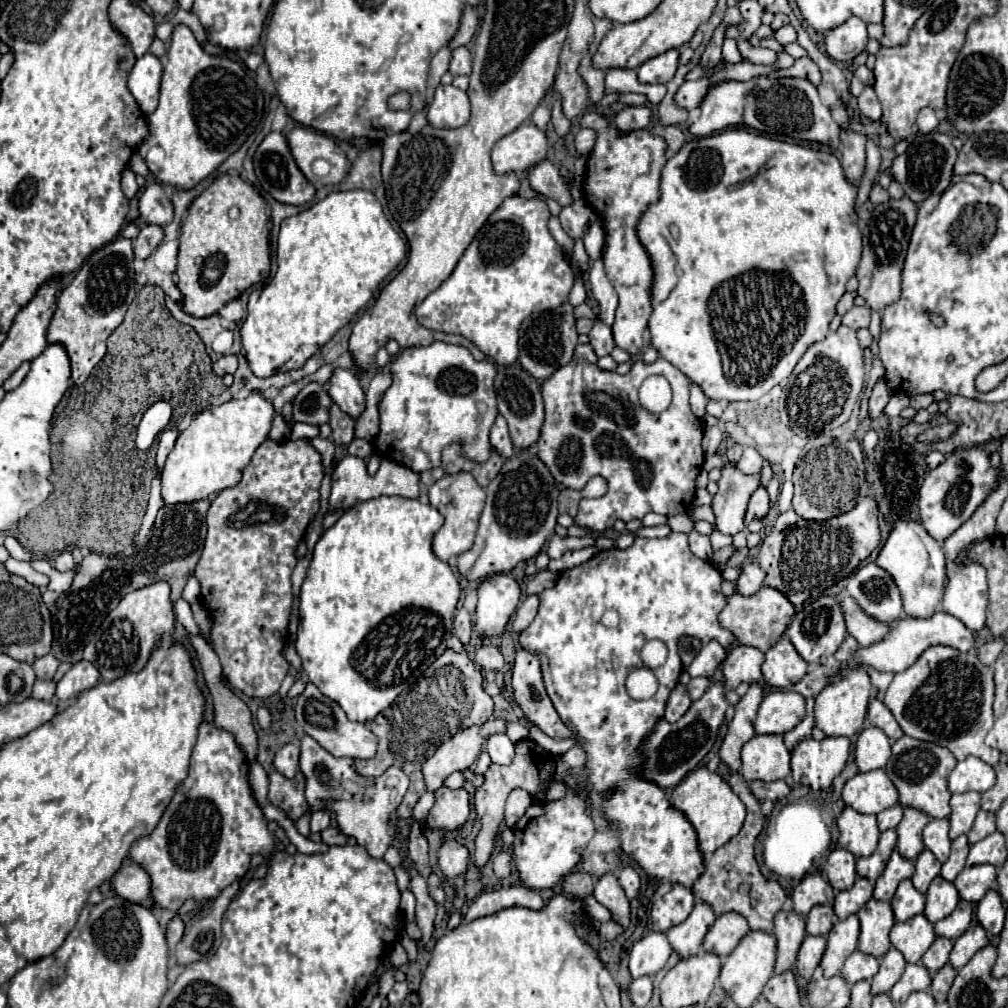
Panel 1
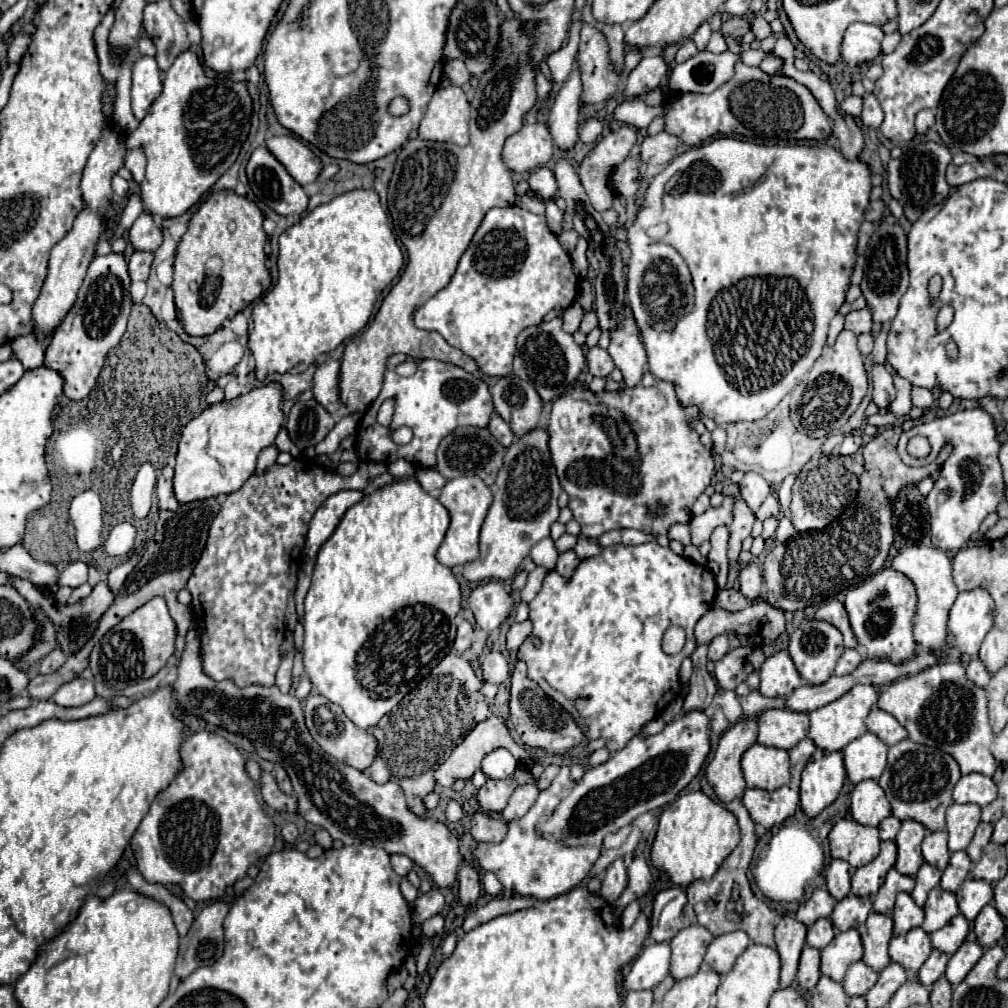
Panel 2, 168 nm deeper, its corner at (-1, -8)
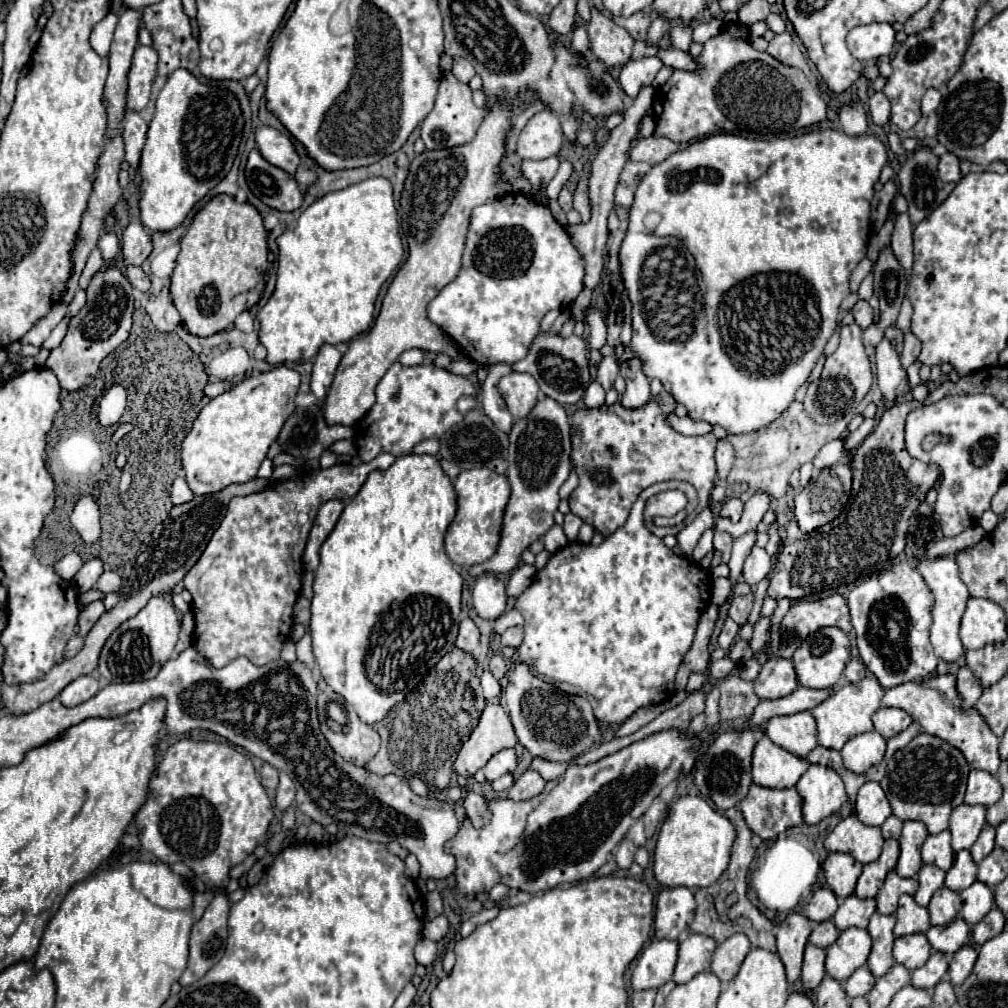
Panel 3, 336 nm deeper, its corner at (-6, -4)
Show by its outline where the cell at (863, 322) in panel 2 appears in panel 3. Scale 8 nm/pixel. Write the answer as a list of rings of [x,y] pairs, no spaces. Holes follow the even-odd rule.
[[[862,299],[854,305],[852,315],[854,315],[856,323],[858,323],[862,329],[866,329],[866,327],[874,321],[874,311],[872,311],[872,307],[868,305],[868,301],[862,301]]]

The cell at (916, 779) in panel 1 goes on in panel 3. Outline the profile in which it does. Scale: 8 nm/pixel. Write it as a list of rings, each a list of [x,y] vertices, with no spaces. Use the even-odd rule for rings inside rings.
[[[920,733],[906,747],[894,753],[892,761],[888,763],[886,777],[880,781],[880,785],[896,817],[900,817],[902,821],[922,821],[928,833],[936,835],[948,829],[952,809],[964,803],[968,773],[970,765],[956,747],[942,741],[940,737]]]

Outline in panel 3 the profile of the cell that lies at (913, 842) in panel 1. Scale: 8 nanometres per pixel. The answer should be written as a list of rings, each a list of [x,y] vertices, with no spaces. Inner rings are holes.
[[[906,821],[902,835],[898,839],[900,843],[900,859],[896,865],[896,873],[900,877],[916,877],[922,867],[920,849],[924,839],[928,837],[926,825],[922,821]]]

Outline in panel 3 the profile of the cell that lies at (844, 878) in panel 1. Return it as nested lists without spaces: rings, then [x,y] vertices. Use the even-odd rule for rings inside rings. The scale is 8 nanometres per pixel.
[[[828,853],[822,869],[826,883],[836,893],[836,897],[846,899],[848,895],[854,893],[856,881],[862,871],[862,863],[858,863],[854,857],[846,853]]]

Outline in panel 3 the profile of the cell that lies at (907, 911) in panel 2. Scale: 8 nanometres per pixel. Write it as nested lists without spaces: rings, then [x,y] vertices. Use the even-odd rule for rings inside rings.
[[[910,895],[900,897],[896,919],[898,919],[896,927],[894,927],[896,937],[904,937],[904,935],[912,935],[912,933],[926,933],[930,927],[928,909],[920,907],[914,901],[914,897],[910,897]]]

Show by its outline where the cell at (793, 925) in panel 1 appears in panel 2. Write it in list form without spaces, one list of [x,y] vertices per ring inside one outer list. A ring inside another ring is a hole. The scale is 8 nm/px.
[[[781,917],[779,925],[775,927],[775,943],[781,957],[781,989],[789,987],[797,975],[799,955],[805,945],[807,927],[799,923],[795,917]]]

